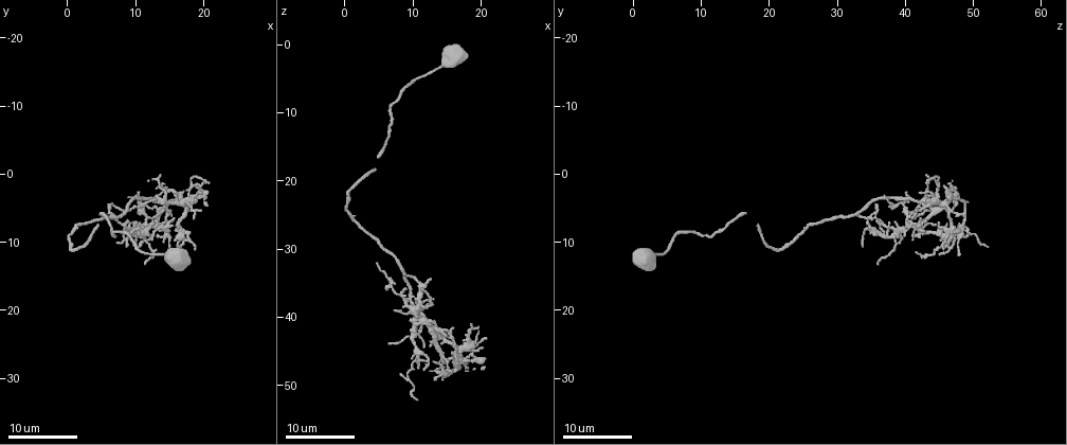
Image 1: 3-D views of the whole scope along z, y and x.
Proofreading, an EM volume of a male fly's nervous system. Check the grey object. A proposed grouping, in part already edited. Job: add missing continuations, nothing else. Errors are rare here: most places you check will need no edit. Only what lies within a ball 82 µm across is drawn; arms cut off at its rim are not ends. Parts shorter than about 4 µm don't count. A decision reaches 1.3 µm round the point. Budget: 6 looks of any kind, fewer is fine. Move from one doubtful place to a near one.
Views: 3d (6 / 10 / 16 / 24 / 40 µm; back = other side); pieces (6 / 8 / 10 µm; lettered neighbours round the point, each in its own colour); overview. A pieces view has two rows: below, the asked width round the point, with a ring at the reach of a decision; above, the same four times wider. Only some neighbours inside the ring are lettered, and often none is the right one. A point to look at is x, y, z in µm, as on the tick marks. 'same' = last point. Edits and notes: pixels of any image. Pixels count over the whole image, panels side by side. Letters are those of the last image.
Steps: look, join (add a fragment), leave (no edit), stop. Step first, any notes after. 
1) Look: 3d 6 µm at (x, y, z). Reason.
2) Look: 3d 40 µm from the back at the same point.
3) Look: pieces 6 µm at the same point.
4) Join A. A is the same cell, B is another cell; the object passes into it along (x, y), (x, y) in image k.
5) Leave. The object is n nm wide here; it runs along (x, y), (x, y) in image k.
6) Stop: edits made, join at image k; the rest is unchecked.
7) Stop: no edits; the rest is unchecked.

Look: 3d 16 µm at (6.0, 4.5, 35.5). Free end.

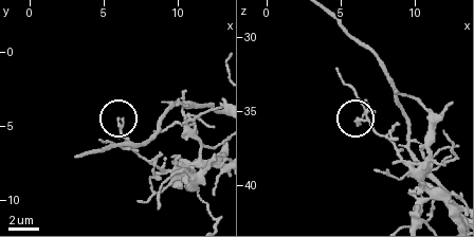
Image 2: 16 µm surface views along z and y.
Look: pieces 10 µm at the same point. What lies round it.

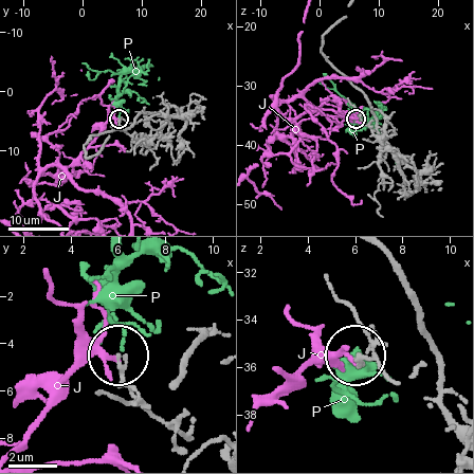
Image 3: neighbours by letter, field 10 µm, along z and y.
Leave. J and P are other cells; no lettered fragment goes on from it.

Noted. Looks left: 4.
Look: 3d 24 µm at (12.5, 7.0, 35.0). An open end.

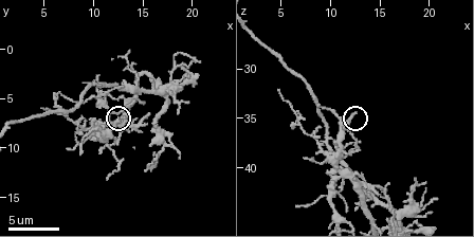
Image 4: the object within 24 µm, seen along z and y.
Look: pieces 10 µm at (12.4, 7.2, 34.4).

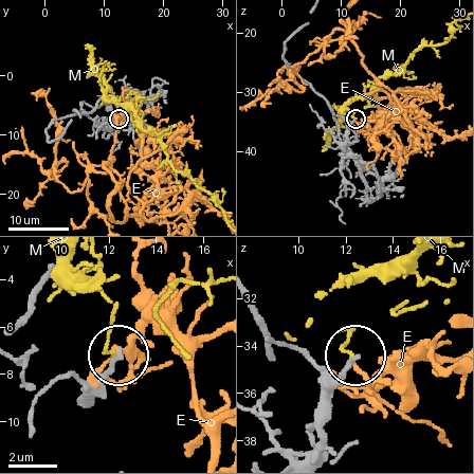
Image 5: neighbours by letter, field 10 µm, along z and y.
Leave. The object is 170 nm wide here; E and M are other cells; it runs along (310, 456), (322, 432), (324, 389), (357, 354) in image 5; no lettered fragment goes on from it.

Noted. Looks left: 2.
Look: 3d 6 µm at (15.8, 11.6, 41.8). Free end.

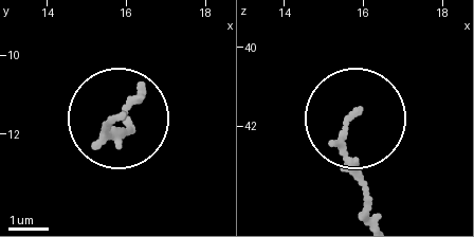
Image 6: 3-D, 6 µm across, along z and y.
Look: pieces 6 µm at (15.80, 11.55, 41.65).

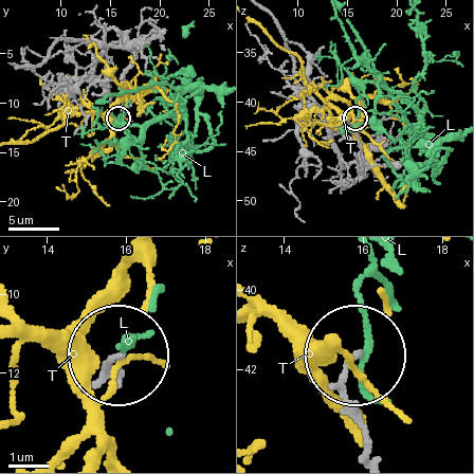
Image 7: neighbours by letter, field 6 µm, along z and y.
Leave. The object is 100 nm wide here; L and T are other cells; it runs along (368, 449), (348, 388), (354, 362) in image 7; none of them fits.

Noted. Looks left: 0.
Stop: no edits; the rest is unchecked.

